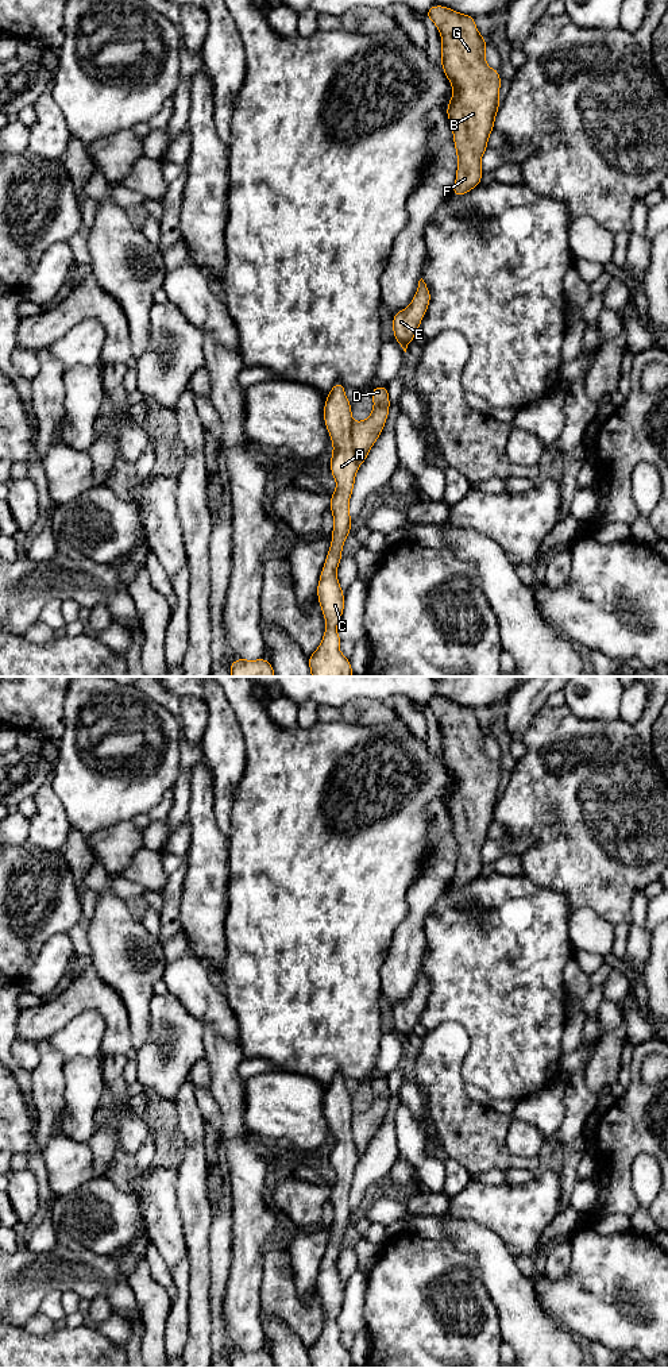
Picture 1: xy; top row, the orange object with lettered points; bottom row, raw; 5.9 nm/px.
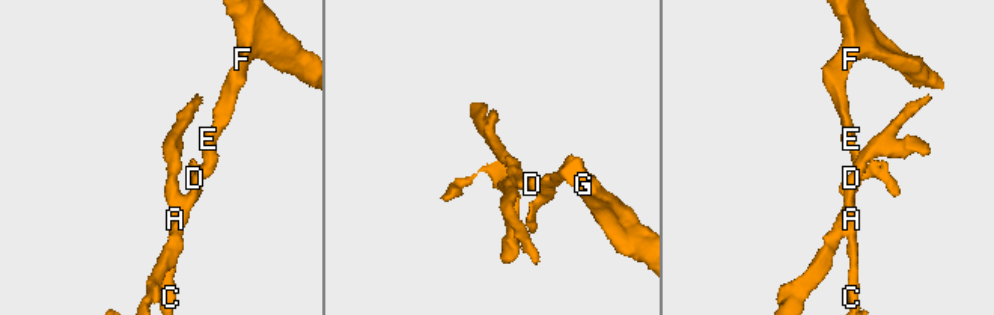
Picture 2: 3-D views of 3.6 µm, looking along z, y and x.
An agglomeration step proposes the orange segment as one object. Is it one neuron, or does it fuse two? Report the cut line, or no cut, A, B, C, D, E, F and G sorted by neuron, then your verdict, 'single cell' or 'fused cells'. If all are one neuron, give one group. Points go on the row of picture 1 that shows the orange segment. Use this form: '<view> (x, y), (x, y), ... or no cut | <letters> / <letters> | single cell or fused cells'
xy (352, 422), (352, 450), (359, 463) | A C / B D E F G | fused cells

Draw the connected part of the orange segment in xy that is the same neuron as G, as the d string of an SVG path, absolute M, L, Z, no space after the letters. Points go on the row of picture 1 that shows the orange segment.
M433 5L425 12L441 35L441 66L449 80L453 95L447 107L455 149L457 154L456 181L453 196L464 196L480 184L483 170L482 155L487 150L487 140L494 130L495 115L499 108L499 72L486 65L487 41L479 34L475 18L455 12L443 5Z

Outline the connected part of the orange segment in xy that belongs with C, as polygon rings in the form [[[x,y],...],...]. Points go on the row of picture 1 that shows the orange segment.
[[[335,384],[324,406],[324,421],[333,444],[331,473],[337,488],[329,505],[333,515],[332,543],[317,583],[317,597],[327,628],[318,648],[308,659],[312,677],[352,677],[350,659],[339,651],[341,639],[336,631],[344,610],[344,594],[336,573],[343,559],[344,542],[351,532],[350,497],[359,469],[352,447],[351,402],[344,389],[343,384]]]

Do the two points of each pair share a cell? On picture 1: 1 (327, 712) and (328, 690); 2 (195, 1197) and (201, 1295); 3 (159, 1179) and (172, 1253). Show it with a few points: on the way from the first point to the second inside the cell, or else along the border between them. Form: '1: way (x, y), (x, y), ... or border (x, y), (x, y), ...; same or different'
1: border (358, 697), (342, 705), (317, 705); different
2: way (196, 1221), (200, 1271); same
3: way (159, 1198), (166, 1234); same

